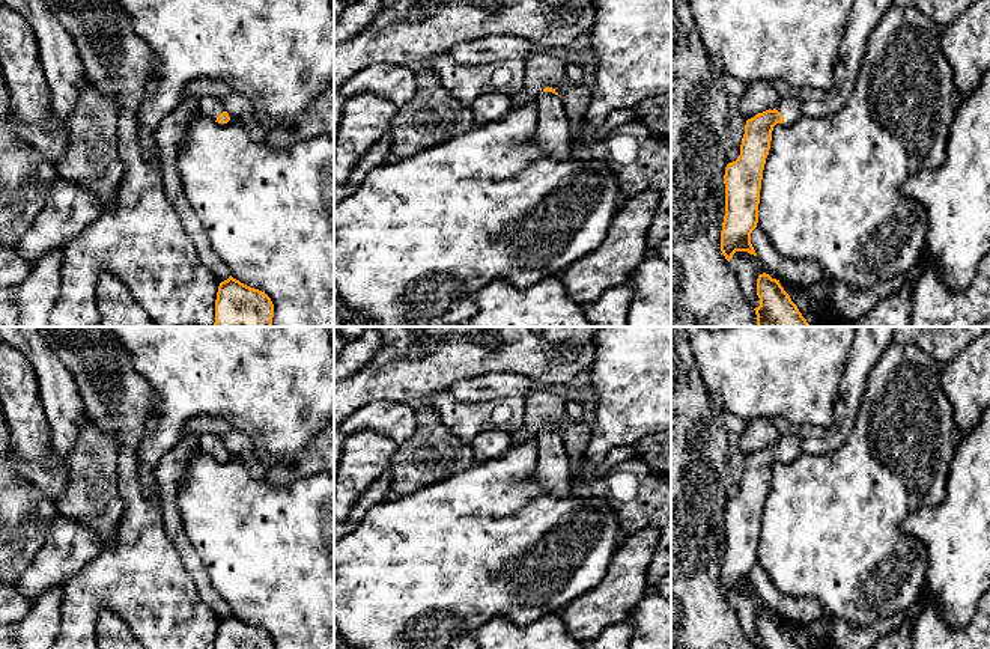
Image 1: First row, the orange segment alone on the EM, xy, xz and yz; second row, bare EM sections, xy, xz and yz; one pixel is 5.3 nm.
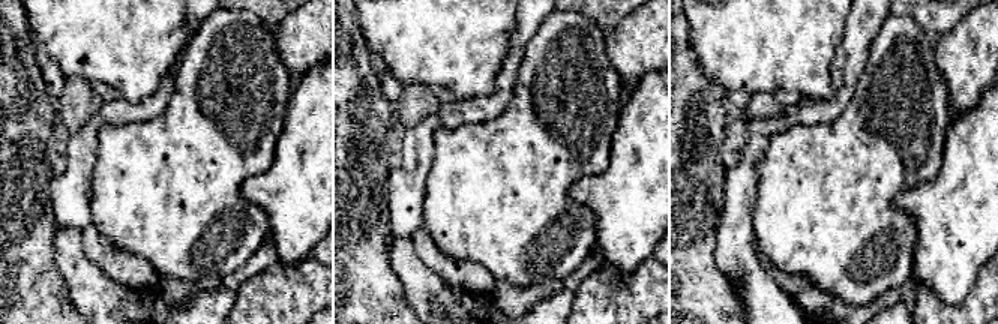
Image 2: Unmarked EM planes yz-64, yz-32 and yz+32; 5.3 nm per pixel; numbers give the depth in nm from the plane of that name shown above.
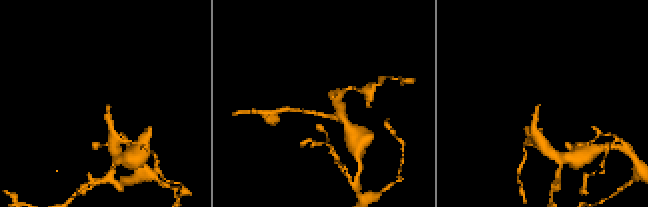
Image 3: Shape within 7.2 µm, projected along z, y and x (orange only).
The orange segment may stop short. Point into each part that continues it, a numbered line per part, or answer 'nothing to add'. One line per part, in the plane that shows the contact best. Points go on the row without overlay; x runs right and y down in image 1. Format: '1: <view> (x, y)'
1: xz (552, 469)

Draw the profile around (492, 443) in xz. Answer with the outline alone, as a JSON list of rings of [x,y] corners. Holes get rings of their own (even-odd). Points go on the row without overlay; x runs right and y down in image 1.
[[[486,429],[472,443],[475,462],[487,462],[510,450],[515,443],[509,432]]]

